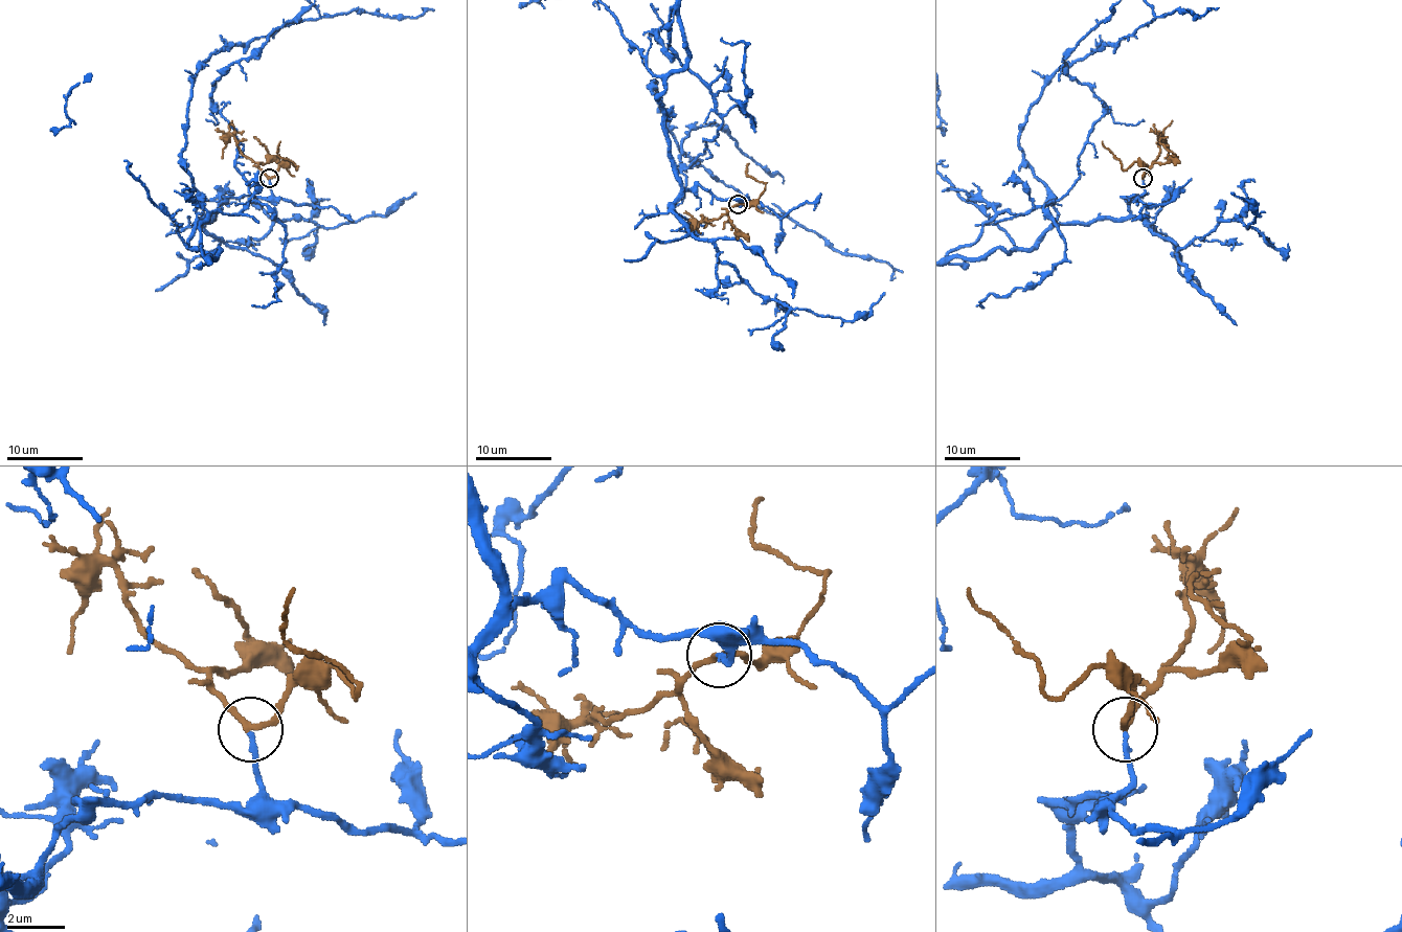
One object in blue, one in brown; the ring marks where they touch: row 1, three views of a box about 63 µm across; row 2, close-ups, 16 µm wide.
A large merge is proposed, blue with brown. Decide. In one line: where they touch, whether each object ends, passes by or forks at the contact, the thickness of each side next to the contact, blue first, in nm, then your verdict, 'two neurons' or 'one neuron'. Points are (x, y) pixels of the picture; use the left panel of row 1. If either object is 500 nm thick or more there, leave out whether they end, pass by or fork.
place (269, 178); blue ends; brown passes by; calibres 180 and 180 nm; one neuron

